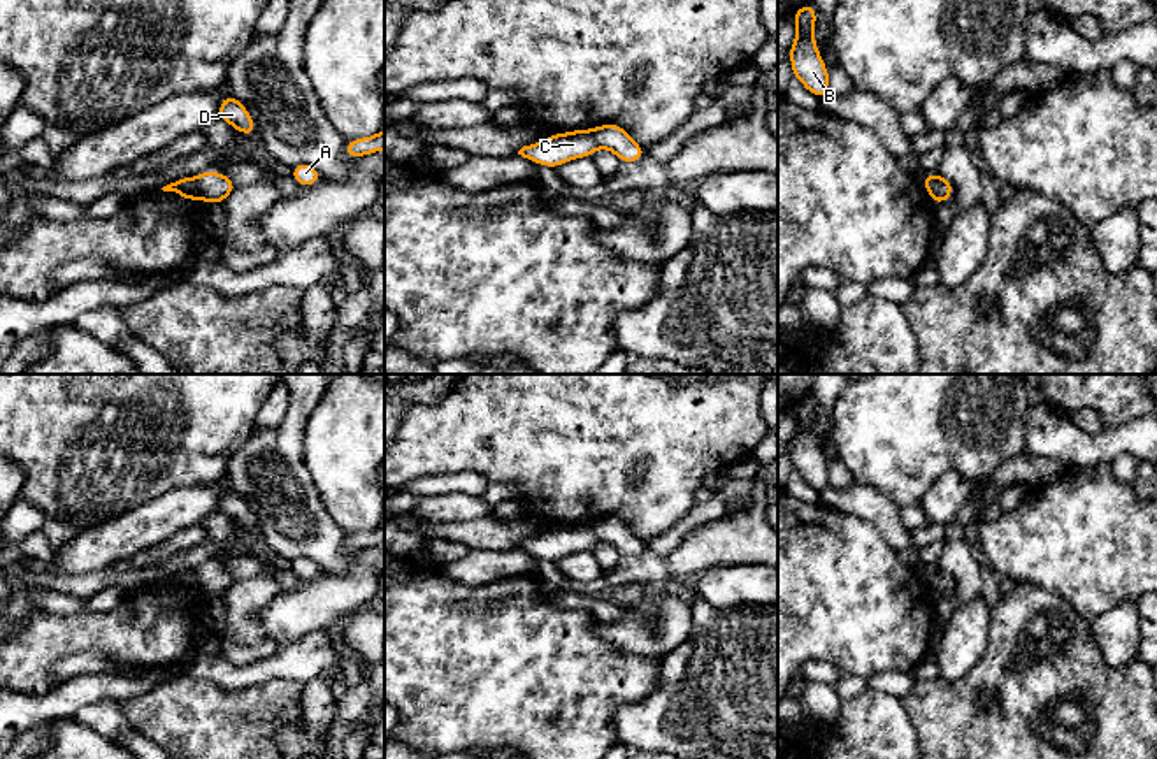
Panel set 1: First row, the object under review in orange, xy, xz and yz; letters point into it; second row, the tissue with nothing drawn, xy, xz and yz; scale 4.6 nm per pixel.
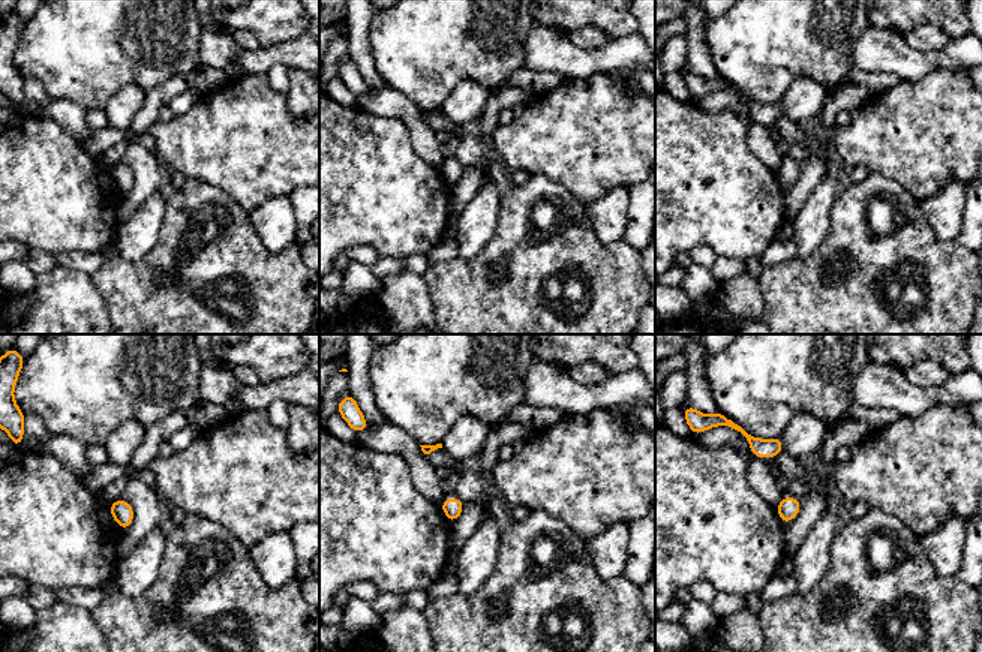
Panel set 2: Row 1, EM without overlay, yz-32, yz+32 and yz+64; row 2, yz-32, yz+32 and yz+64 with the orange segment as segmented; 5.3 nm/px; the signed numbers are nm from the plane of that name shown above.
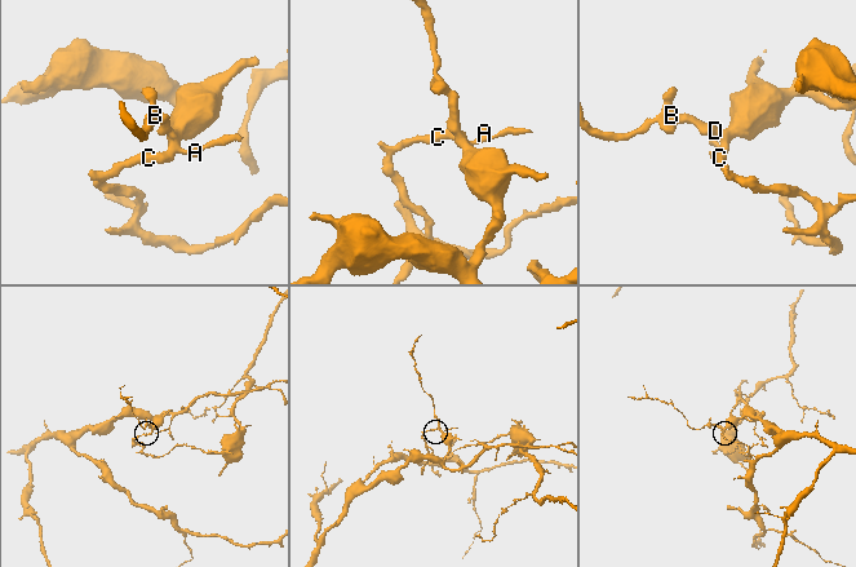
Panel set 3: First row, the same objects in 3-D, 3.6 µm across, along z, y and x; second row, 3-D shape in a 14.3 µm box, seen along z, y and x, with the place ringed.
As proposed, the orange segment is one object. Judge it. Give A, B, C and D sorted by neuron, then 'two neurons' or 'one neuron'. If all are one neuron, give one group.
groups A B D / C; two neurons

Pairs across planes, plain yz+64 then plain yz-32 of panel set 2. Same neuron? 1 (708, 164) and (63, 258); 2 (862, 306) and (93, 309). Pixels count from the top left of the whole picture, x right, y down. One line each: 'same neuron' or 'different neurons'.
1: different neurons
2: different neurons

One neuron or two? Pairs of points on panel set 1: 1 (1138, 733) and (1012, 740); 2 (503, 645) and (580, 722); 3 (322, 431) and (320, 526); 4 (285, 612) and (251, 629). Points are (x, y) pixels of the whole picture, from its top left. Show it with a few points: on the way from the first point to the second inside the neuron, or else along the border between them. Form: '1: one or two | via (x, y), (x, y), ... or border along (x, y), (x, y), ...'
1: one | via (1105, 707), (1075, 686), (1036, 708)
2: one | via (522, 665), (560, 703)
3: two | border along (304, 457), (306, 469), (327, 513), (343, 531)
4: two | border along (285, 589), (262, 612), (264, 638)

